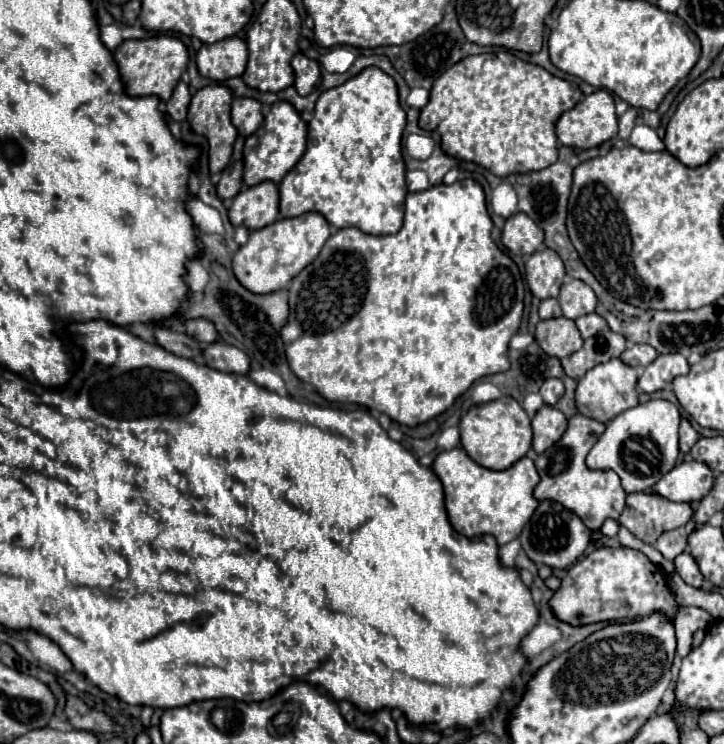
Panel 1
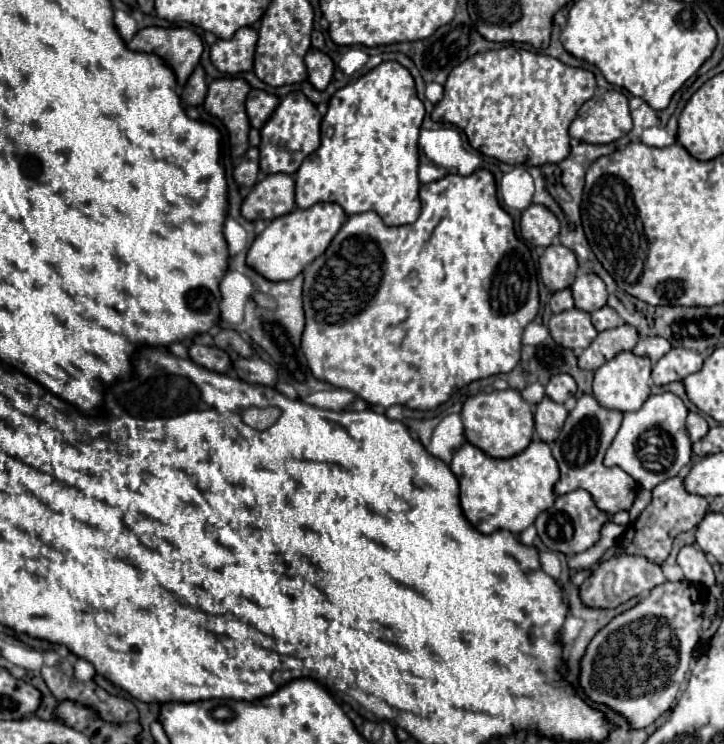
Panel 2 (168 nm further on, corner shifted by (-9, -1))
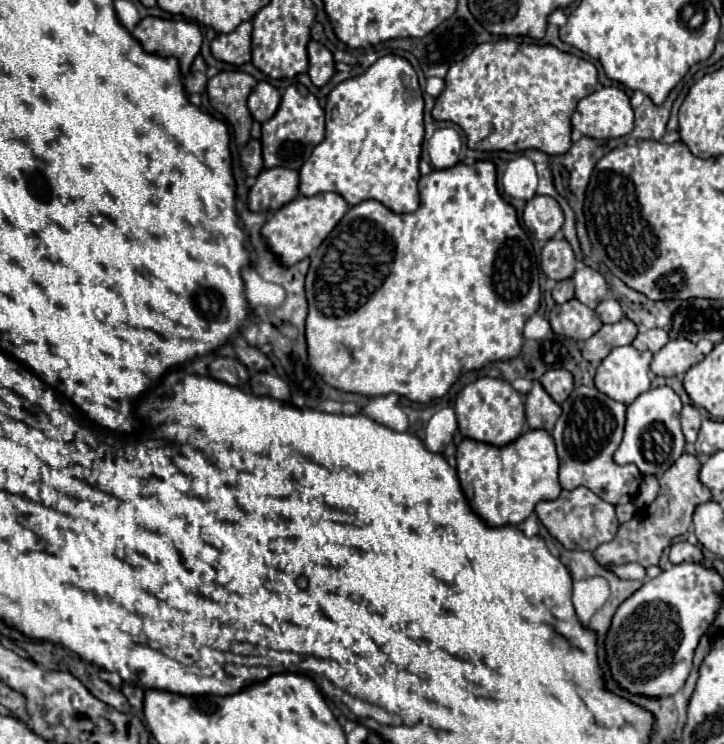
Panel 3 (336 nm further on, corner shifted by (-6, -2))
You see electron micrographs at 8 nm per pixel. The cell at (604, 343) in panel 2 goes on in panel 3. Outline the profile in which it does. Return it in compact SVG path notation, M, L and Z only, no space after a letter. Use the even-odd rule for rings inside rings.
M624 317L624 319L620 319L618 323L612 323L612 325L602 325L602 329L598 333L594 333L590 339L584 341L582 355L584 355L586 361L600 365L600 361L614 347L632 343L636 333L638 333L638 327L628 317Z

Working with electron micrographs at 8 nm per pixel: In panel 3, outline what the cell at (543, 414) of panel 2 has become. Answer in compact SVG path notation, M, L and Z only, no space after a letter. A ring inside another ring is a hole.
M534 381L532 389L526 395L526 423L532 429L552 431L560 413L560 405L554 403L554 399L550 399L540 381Z

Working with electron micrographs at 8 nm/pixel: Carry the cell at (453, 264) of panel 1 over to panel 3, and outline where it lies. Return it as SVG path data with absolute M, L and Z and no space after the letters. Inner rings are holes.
M476 161L474 165L456 163L448 169L434 169L432 173L420 177L420 207L414 213L394 213L384 207L380 201L366 199L362 205L350 207L350 211L340 219L334 231L322 241L322 245L310 255L312 263L306 277L306 297L308 297L308 319L306 319L306 341L308 341L308 361L310 367L326 379L334 389L356 393L364 397L380 397L388 393L398 393L410 401L428 403L446 395L452 383L460 373L482 369L494 361L506 361L520 353L522 349L522 331L526 321L540 307L540 265L534 257L532 243L526 231L518 223L516 209L504 201L496 187L496 167L492 161Z

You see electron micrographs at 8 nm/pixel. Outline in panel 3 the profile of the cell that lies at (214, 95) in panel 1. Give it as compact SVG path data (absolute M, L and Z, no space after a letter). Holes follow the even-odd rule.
M222 71L208 81L210 105L226 117L238 145L246 145L250 139L252 115L246 107L246 99L254 85L256 79L242 71Z

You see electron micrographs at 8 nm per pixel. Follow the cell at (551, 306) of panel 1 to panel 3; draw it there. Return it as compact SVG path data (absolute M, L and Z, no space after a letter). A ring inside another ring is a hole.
M564 279L564 281L558 281L556 287L552 289L552 297L556 303L564 303L568 299L574 297L574 283L572 279Z

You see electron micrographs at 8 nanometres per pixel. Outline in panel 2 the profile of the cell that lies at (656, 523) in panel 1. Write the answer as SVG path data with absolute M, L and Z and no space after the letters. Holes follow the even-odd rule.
M677 476L677 478L669 478L665 482L661 482L661 486L657 486L653 490L653 498L651 502L647 504L647 508L641 512L641 516L625 530L621 542L619 542L619 548L621 552L625 554L639 554L639 556L645 556L649 558L651 562L655 564L663 564L665 558L669 556L671 552L671 544L673 544L673 538L685 530L691 530L695 528L707 514L707 500L701 498L701 496L695 496L695 494L689 494L685 488L683 488L683 478Z

